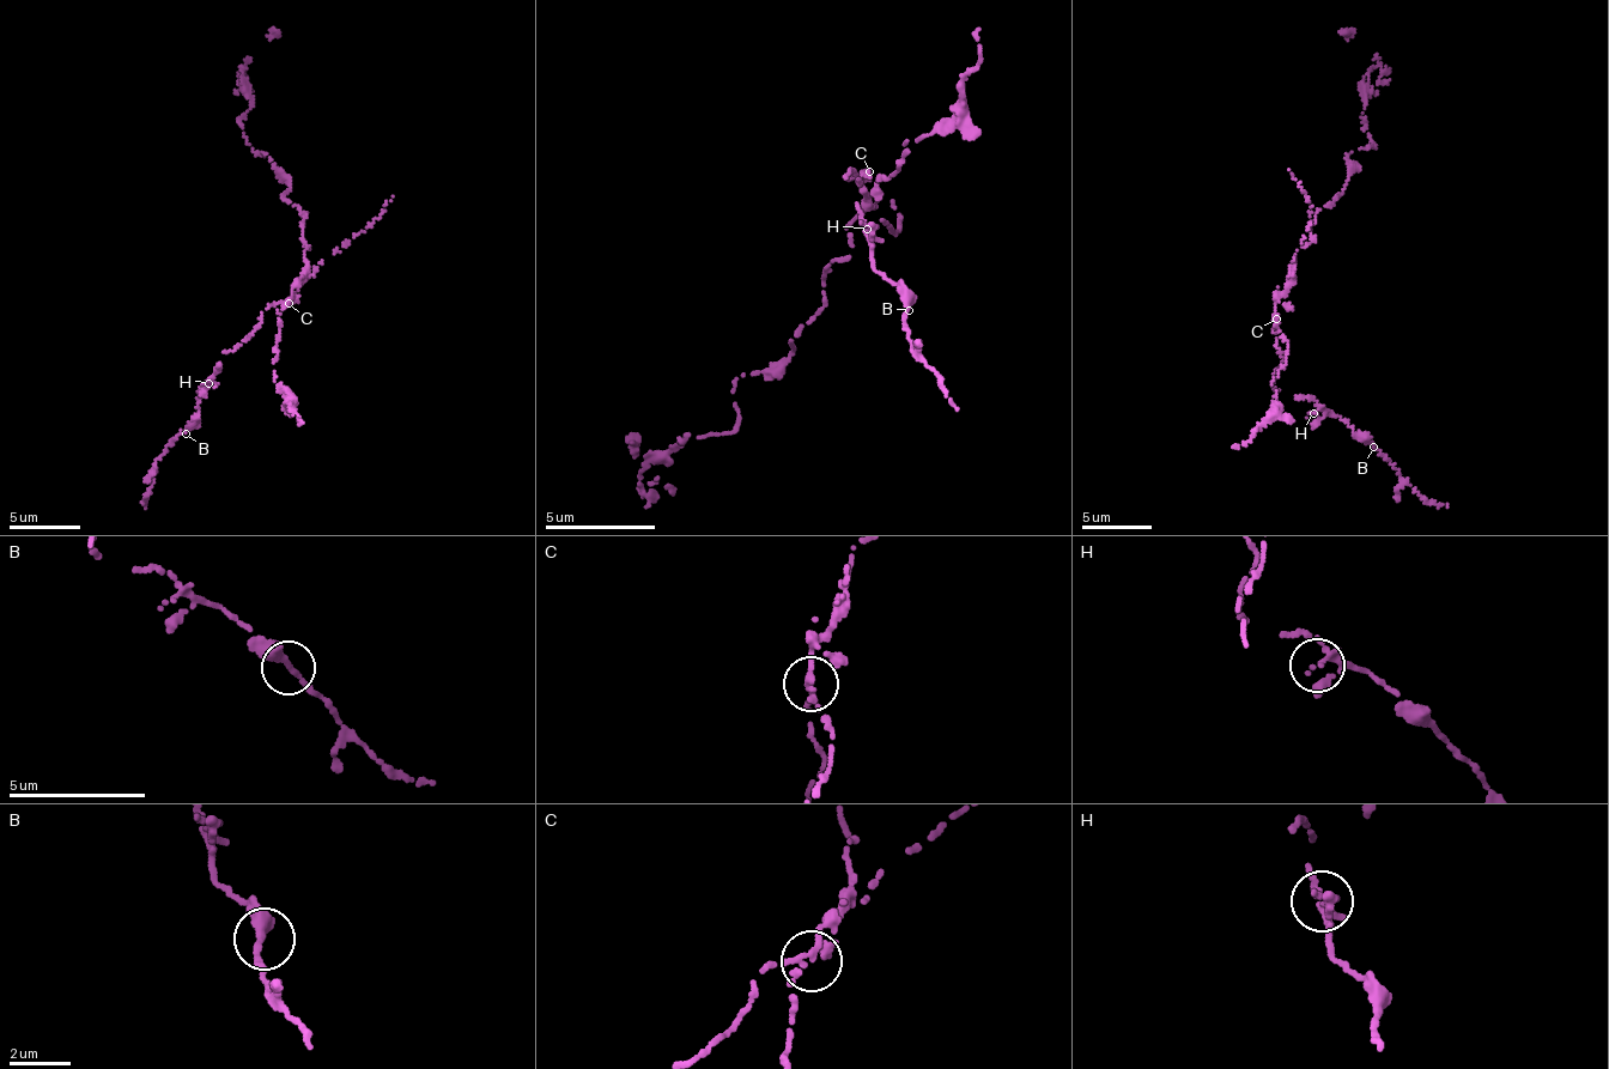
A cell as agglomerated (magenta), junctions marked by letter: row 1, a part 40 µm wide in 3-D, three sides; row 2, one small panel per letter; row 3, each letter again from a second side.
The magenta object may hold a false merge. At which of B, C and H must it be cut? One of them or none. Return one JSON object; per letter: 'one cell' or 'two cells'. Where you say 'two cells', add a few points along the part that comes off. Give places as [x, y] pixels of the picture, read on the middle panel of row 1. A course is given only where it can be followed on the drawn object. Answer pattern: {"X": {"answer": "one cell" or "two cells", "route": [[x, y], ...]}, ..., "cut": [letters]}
{"B": {"answer": "one cell"}, "C": {"answer": "two cells"}, "H": {"answer": "one cell"}, "cut": ["C"]}

